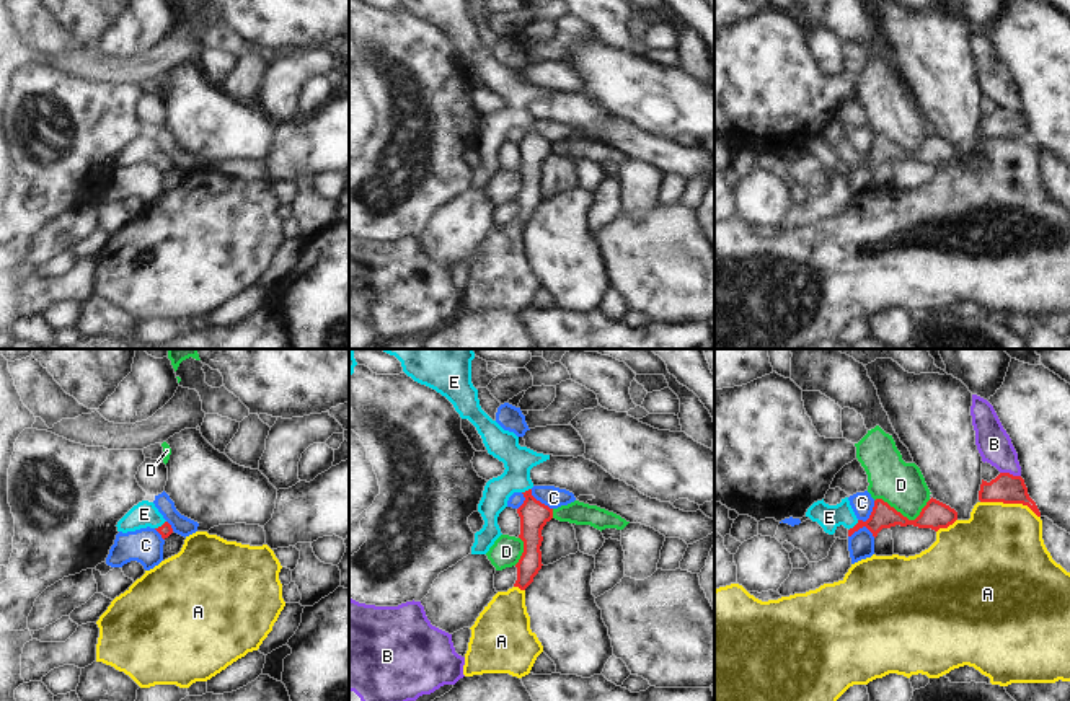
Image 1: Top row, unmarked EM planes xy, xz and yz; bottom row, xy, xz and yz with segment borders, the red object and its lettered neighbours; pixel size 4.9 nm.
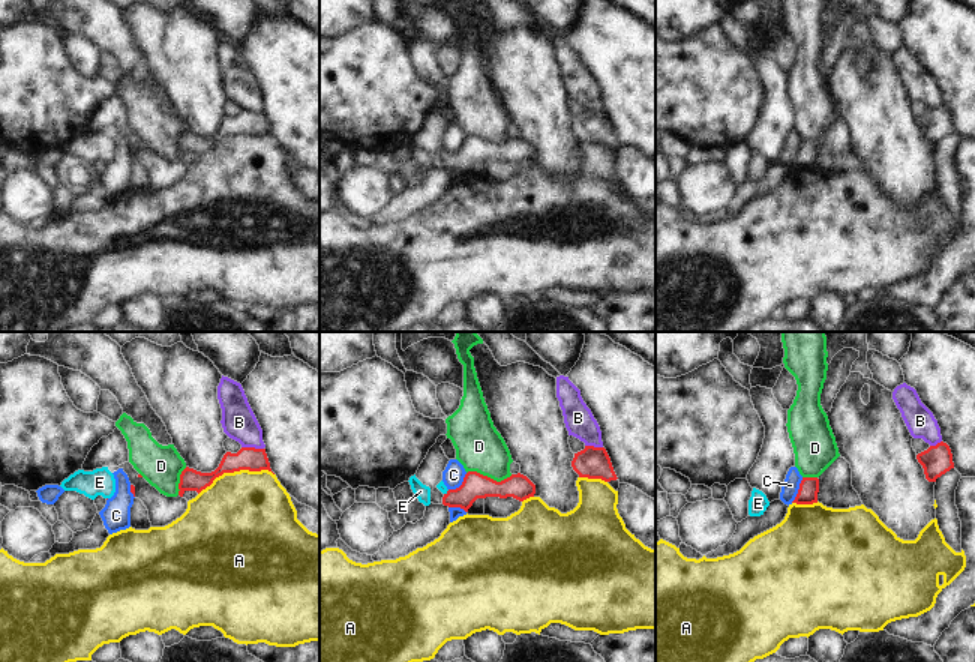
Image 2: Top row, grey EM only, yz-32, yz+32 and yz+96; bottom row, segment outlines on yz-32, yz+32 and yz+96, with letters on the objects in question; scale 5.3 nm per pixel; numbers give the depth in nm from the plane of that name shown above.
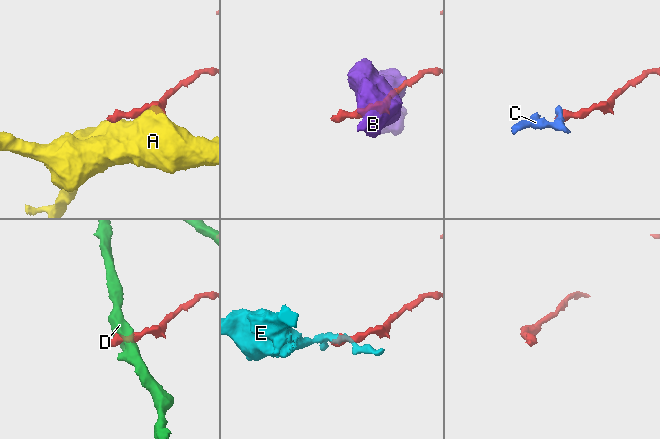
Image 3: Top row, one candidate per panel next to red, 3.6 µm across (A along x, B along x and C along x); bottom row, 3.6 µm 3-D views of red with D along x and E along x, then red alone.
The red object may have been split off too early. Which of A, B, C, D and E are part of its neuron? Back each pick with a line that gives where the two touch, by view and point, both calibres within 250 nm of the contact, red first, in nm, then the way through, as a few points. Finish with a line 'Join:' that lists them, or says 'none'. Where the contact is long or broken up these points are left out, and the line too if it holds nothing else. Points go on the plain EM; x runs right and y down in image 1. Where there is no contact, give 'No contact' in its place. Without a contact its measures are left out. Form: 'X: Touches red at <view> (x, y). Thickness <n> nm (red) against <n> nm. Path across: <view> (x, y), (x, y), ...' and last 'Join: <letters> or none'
E: Touches red at yz (855, 160). Thickness 120 nm (red) against 120 nm. Path across: yz (883, 150), (875, 158), (855, 160), (847, 152), (829, 152)
Join: E

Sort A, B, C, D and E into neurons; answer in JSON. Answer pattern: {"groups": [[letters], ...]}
{"groups": [["A"], ["B"], ["C"], ["D"], ["E"]]}

